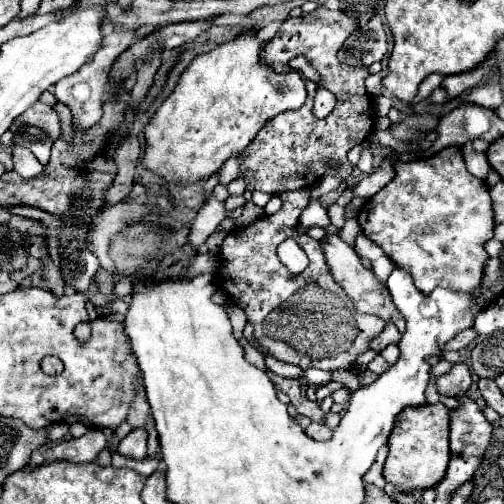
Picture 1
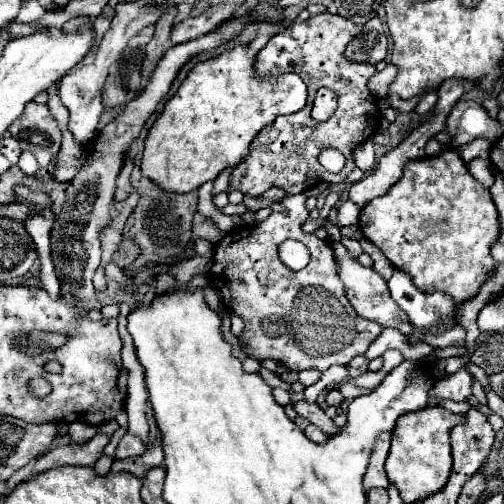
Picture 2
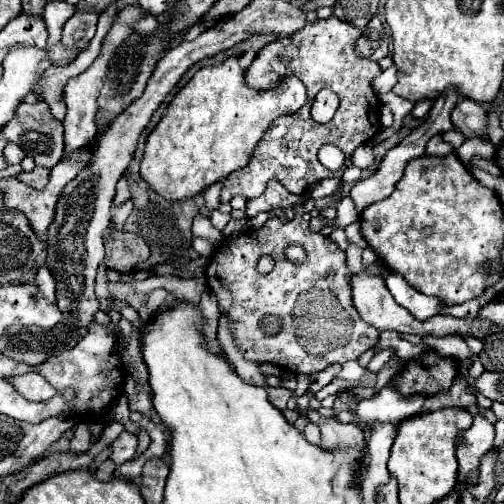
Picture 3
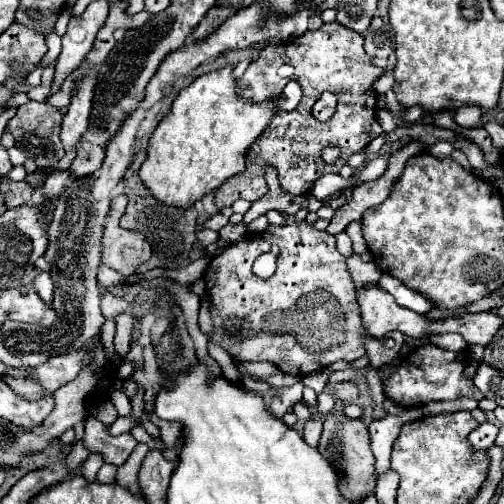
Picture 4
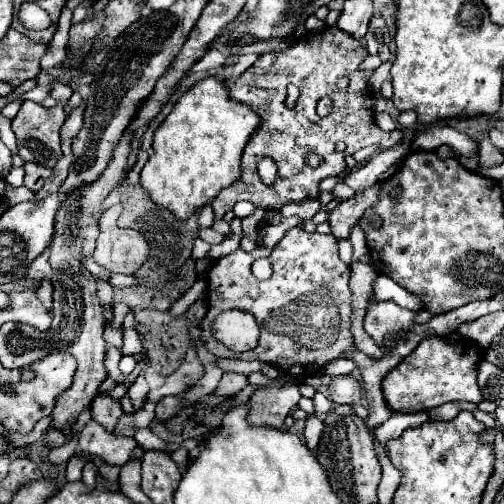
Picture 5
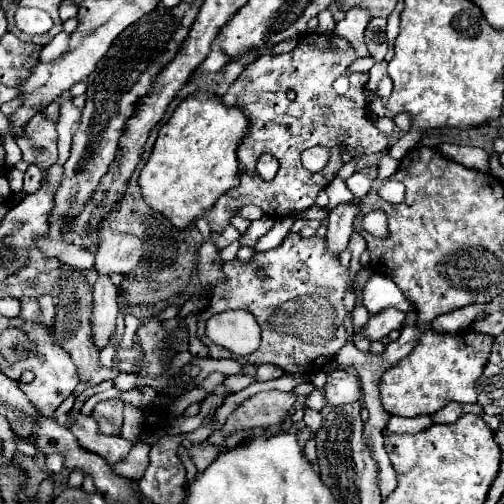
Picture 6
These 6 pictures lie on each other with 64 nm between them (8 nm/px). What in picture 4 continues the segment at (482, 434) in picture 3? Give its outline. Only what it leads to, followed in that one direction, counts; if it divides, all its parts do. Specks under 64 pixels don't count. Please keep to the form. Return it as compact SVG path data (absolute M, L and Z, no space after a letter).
M484 422L484 424L478 424L478 428L468 434L468 442L476 452L480 452L480 450L492 448L496 436L498 436L498 428L490 422Z

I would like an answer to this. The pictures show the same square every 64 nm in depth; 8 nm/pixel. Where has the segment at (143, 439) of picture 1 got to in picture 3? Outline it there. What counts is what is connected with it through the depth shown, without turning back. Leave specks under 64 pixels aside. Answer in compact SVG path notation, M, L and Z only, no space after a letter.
M122 432L116 442L112 444L112 456L110 460L114 460L114 464L122 464L130 458L136 456L136 448L138 448L138 440L134 434L130 432Z

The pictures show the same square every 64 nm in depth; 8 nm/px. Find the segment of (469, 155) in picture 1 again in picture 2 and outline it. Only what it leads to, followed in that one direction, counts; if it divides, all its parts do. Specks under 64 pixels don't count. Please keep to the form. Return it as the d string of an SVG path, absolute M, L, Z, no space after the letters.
M474 158L472 162L468 162L468 170L486 188L490 188L494 184L494 176L492 176L492 170L490 170L490 160L486 160L486 158Z

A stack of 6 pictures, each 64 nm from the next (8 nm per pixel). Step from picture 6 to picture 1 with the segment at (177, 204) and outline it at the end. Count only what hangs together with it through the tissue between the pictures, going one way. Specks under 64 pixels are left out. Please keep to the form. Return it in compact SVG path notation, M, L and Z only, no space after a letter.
M244 30L232 40L218 44L214 50L204 52L190 62L172 94L162 102L144 128L146 150L142 162L146 168L154 170L168 182L182 184L202 180L210 174L216 174L232 154L242 152L272 116L286 110L296 110L304 104L306 88L300 74L290 72L290 76L280 76L260 60L260 48L262 42L258 40L256 30Z

